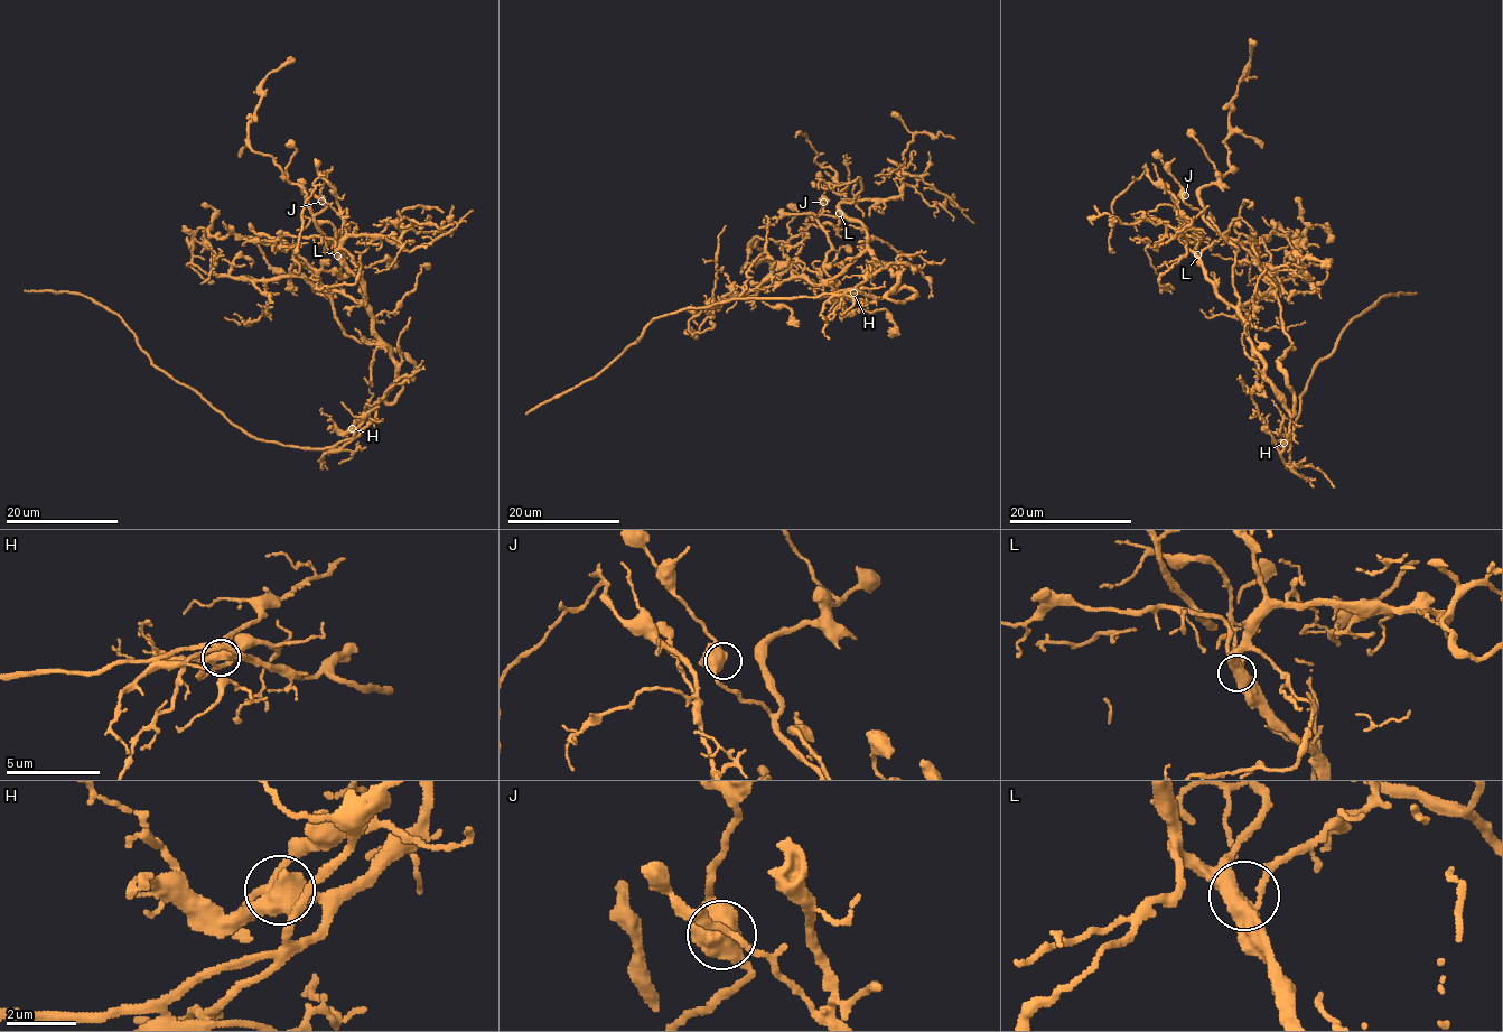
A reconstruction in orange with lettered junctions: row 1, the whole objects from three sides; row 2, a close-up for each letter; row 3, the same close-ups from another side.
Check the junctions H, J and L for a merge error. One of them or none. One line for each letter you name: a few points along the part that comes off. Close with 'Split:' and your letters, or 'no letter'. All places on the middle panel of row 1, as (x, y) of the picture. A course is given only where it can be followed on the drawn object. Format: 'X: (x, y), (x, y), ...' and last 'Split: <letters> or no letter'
Split: no letter

